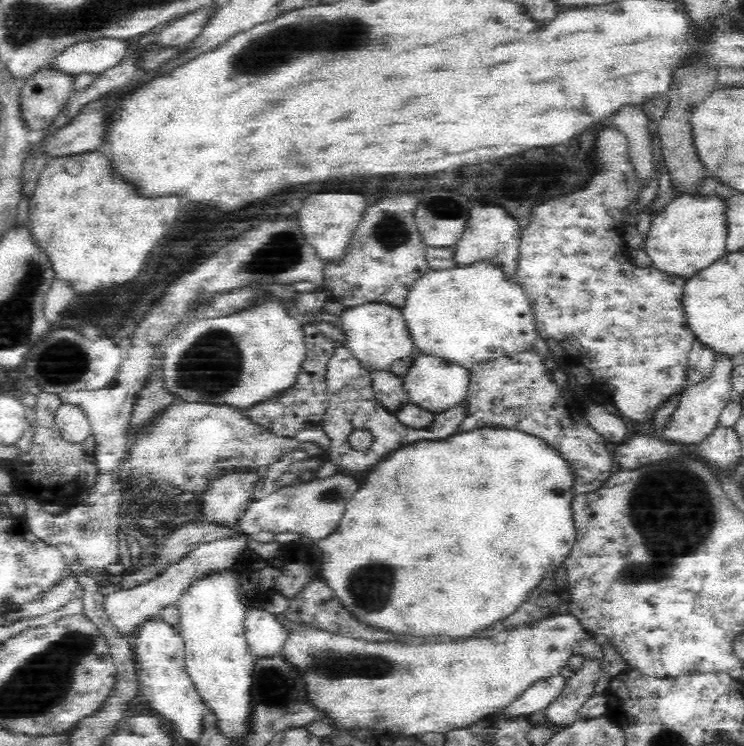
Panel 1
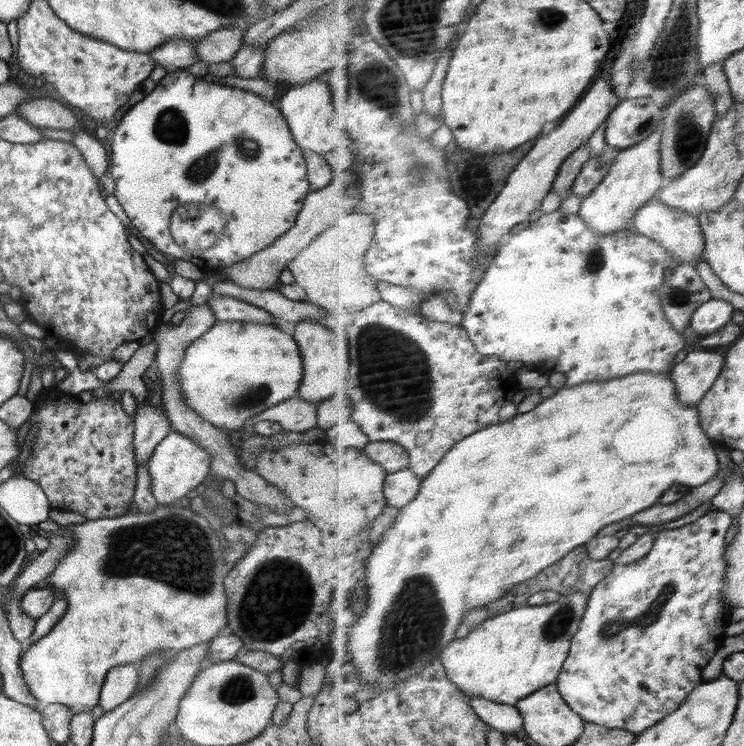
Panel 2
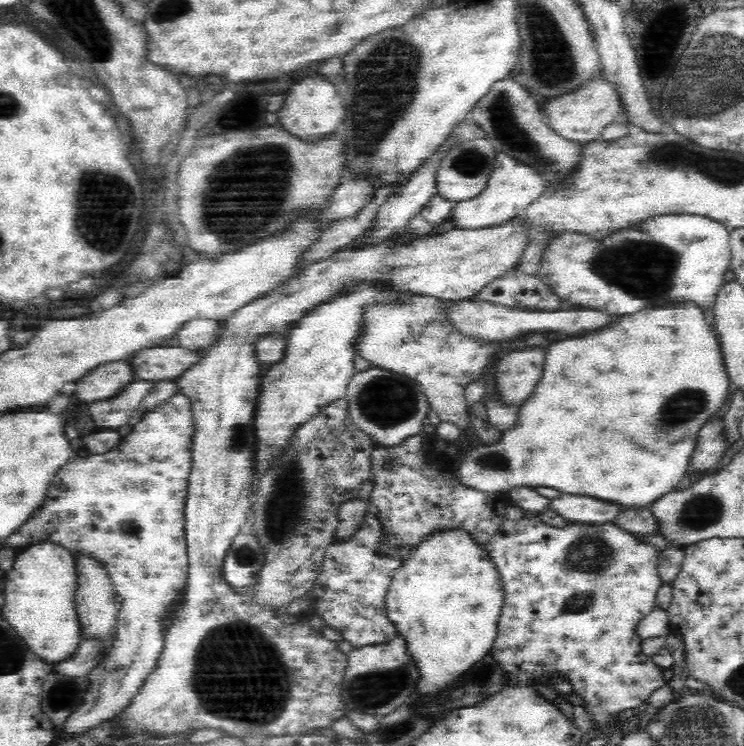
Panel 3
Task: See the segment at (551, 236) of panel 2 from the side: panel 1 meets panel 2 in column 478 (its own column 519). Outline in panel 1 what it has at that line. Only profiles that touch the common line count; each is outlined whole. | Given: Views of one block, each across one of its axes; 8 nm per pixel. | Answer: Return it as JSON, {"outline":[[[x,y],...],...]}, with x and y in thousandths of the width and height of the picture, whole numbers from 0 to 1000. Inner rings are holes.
{"outline":[[[640,354],[624,361],[610,358],[598,363],[575,363],[548,390],[543,413],[538,417],[559,479],[586,480],[587,484],[629,499],[647,485],[683,479],[702,469],[707,461],[718,461],[722,454],[715,418],[711,418],[710,401],[704,390],[691,375],[679,375],[677,366],[659,354]]]}

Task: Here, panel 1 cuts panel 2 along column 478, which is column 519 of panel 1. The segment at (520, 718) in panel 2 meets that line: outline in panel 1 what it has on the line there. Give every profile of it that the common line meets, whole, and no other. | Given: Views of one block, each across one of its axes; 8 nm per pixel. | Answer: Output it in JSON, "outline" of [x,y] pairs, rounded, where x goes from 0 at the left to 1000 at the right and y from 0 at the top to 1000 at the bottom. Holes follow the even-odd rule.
{"outline":[[[745,905],[728,909],[714,917],[698,933],[695,944],[684,944],[679,952],[687,957],[710,957],[731,952],[742,940],[750,936],[759,909],[754,905]]]}

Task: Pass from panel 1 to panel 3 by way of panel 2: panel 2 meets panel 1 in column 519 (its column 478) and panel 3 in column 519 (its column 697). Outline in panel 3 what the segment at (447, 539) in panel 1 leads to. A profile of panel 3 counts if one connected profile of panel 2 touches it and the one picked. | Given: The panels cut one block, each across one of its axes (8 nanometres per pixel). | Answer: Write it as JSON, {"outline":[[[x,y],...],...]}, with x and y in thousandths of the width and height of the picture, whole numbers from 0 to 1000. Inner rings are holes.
{"outline":[[[929,409],[895,413],[895,416],[868,416],[866,421],[855,421],[849,426],[836,426],[833,437],[823,437],[820,442],[801,445],[785,453],[769,453],[758,458],[742,458],[734,464],[731,491],[715,529],[692,554],[690,567],[672,578],[672,587],[663,595],[648,595],[624,611],[617,629],[624,647],[649,658],[684,658],[692,653],[733,651],[750,662],[766,662],[776,666],[797,668],[833,682],[864,682],[866,678],[887,670],[895,662],[909,658],[911,649],[925,637],[926,619],[934,602],[935,576],[962,554],[977,534],[978,504],[969,480],[968,465],[964,464],[962,449],[957,437],[949,434],[946,420]]]}

